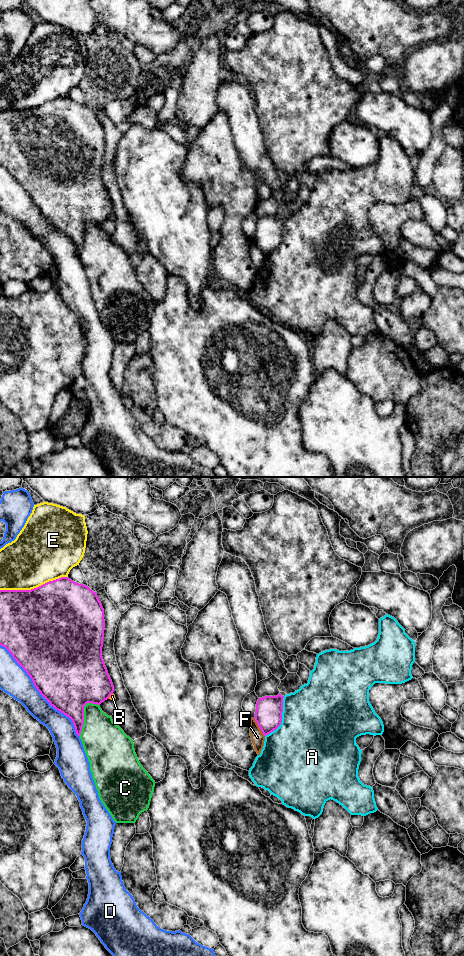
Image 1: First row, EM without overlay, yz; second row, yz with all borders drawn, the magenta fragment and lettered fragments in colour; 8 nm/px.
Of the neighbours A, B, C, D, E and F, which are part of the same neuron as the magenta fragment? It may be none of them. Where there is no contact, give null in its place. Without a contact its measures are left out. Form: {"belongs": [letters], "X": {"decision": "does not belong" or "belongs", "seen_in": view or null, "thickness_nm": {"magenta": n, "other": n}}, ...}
{"belongs": [], "A": {"decision": "does not belong", "seen_in": "yz", "thickness_nm": {"magenta": 220, "other": 500}}, "B": {"decision": "does not belong", "seen_in": "yz", "thickness_nm": {"magenta": 380, "other": 50}}, "C": {"decision": "does not belong", "seen_in": "yz", "thickness_nm": {"magenta": 400, "other": 320}}, "D": {"decision": "does not belong", "seen_in": "yz", "thickness_nm": {"magenta": 500, "other": 240}}, "E": {"decision": "does not belong", "seen_in": "yz", "thickness_nm": {"magenta": 500, "other": 440}}, "F": {"decision": "does not belong", "seen_in": "yz", "thickness_nm": {"magenta": 220, "other": 110}}}

